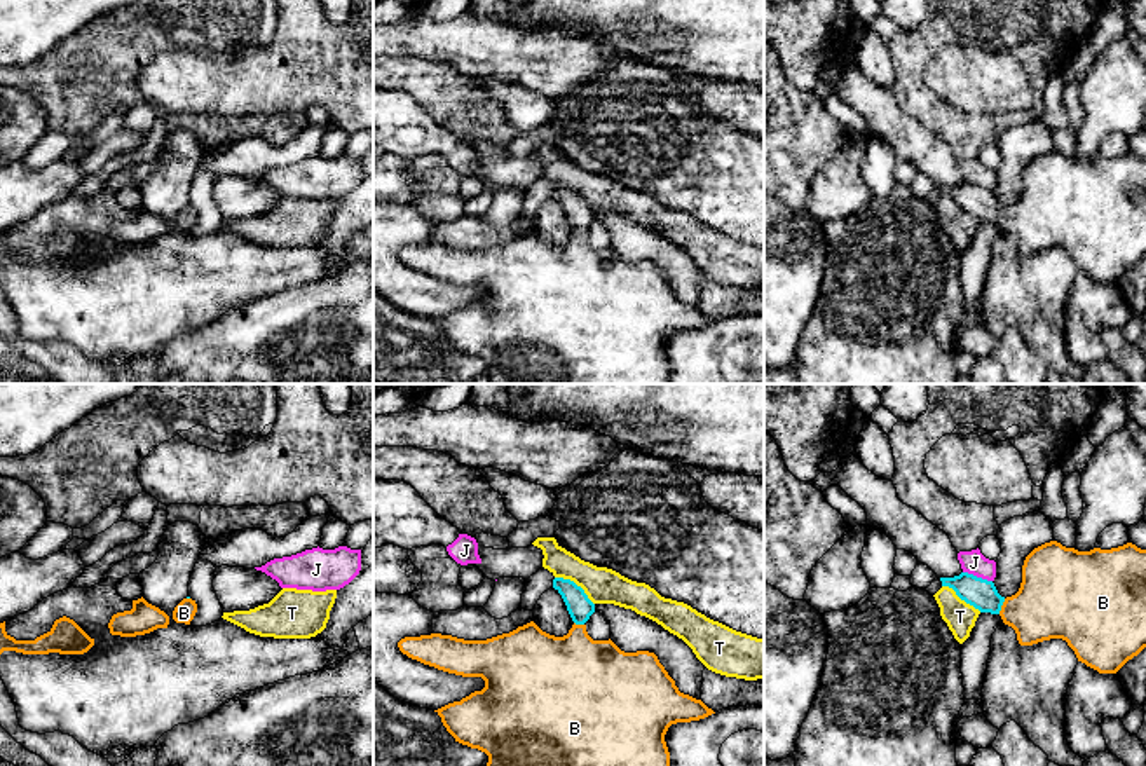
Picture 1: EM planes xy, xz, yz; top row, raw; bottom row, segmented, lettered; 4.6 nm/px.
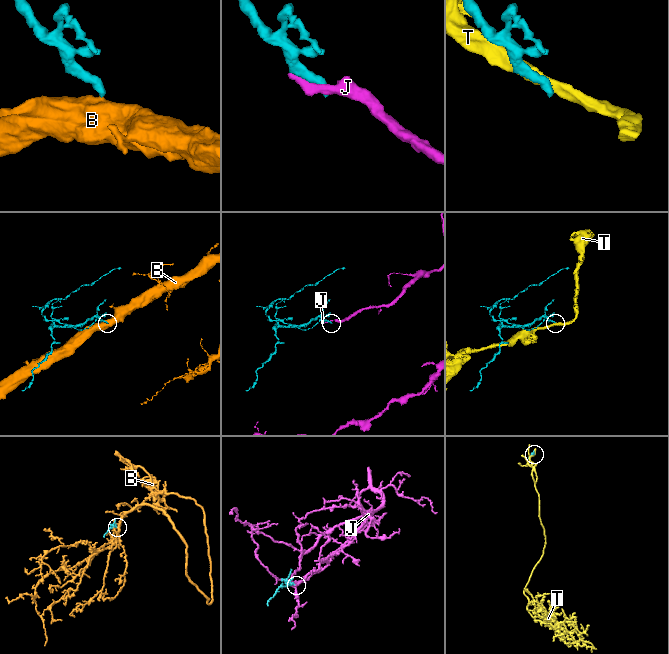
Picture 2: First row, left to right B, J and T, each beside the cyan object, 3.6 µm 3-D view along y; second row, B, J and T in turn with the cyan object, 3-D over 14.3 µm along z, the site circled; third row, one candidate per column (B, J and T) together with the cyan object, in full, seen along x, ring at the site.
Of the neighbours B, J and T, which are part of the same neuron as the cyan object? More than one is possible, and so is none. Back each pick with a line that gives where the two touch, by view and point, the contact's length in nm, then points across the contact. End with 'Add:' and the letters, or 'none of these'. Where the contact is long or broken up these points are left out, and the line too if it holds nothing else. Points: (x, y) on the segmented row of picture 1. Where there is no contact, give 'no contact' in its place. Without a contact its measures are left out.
B: yz (1002, 604) | 80 nm | across yz (981, 594), (1002, 604), (1042, 604), (1056, 599)
Add: B

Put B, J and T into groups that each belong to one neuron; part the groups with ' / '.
B / J / T

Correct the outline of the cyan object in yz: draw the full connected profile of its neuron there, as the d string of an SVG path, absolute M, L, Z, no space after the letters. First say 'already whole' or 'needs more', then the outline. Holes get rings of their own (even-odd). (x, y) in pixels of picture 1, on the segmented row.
needs more; M1045 543L1026 557L1020 588L1006 598L993 581L968 572L940 581L980 612L999 614L1015 630L1020 646L1062 639L1078 661L1099 674L1116 674L1146 647L1146 550L1132 543L1090 551Z

